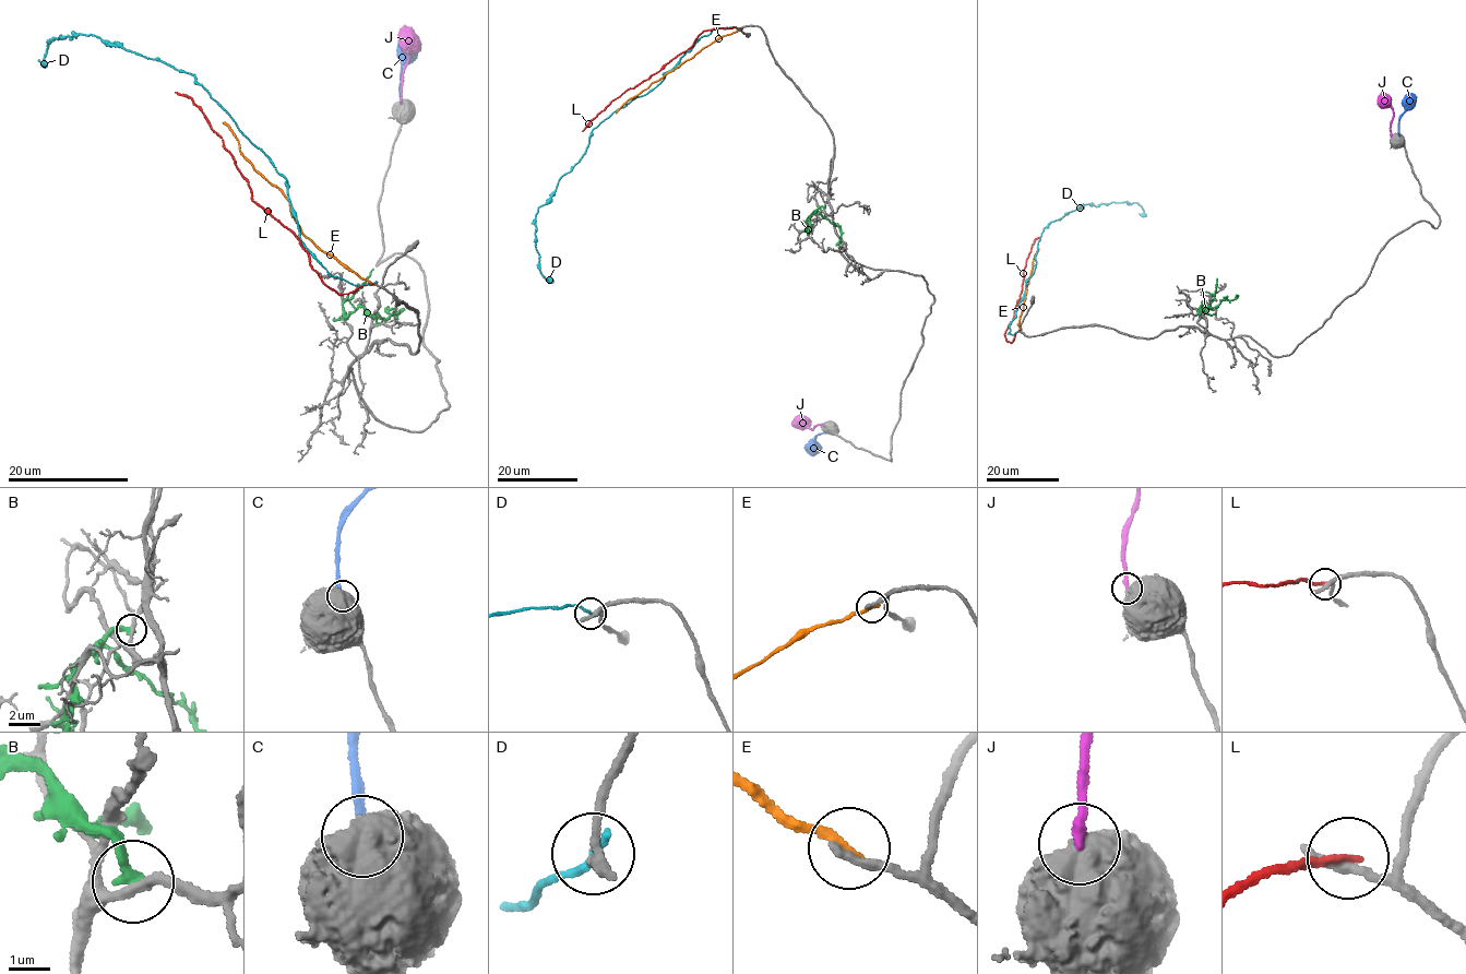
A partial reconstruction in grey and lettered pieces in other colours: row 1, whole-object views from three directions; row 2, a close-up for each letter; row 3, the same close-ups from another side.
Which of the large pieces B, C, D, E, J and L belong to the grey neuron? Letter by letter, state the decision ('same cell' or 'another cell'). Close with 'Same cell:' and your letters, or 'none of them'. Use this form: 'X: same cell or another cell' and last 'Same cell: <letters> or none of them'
B: another cell
C: another cell
D: another cell
E: another cell
J: another cell
L: another cell
Same cell: none of them

